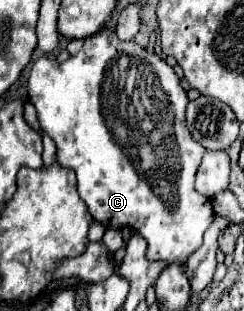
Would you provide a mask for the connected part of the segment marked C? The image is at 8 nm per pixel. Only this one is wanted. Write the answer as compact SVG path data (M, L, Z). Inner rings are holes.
M102 29L96 35L87 38L84 41L82 51L79 51L78 55L68 57L63 63L59 63L54 55L49 54L42 56L32 65L32 71L30 71L28 79L28 97L30 97L30 101L34 103L34 107L38 111L38 121L42 125L42 129L54 139L54 143L58 147L58 163L62 167L68 167L68 169L76 171L80 199L86 203L90 215L96 221L100 221L102 225L106 225L110 229L130 227L132 231L140 233L146 239L146 243L148 243L148 259L150 261L164 261L164 263L180 263L180 265L184 265L188 261L188 257L202 245L202 237L204 237L206 229L214 221L214 211L212 211L210 199L206 199L204 195L194 191L194 177L196 177L198 165L200 165L202 155L206 153L206 149L198 141L192 139L192 135L190 135L190 131L186 127L186 119L184 119L184 111L186 111L186 105L188 105L186 91L180 87L180 79L174 73L174 69L164 59L160 59L158 55L148 55L146 49L142 49L138 43L120 41L116 37L116 33L110 31L110 29ZM146 117L150 121L154 121L154 125L146 125Z

